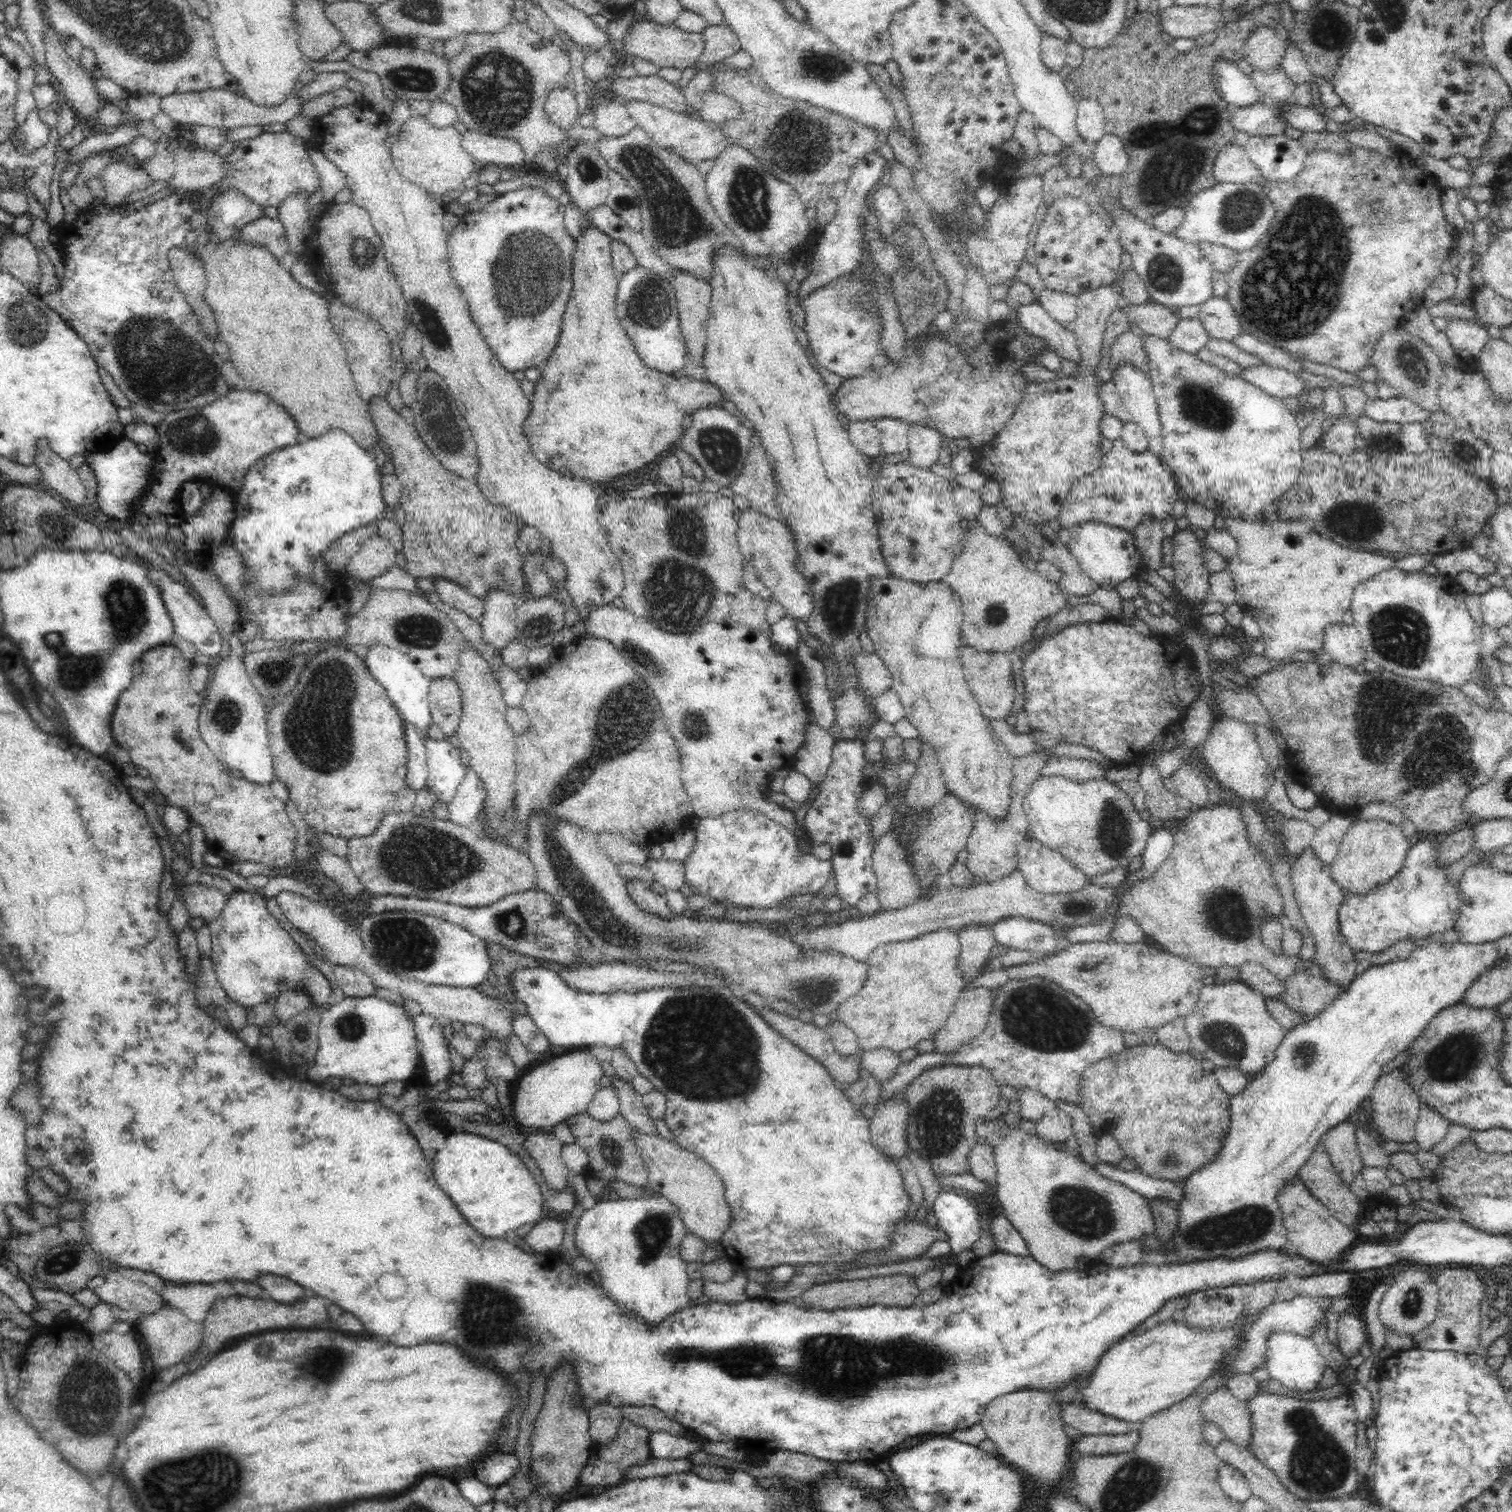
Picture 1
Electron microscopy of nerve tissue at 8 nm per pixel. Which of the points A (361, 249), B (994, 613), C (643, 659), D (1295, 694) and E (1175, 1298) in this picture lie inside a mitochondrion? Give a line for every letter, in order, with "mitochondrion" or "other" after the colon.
A: mitochondrion
B: mitochondrion
C: mitochondrion
D: other
E: other

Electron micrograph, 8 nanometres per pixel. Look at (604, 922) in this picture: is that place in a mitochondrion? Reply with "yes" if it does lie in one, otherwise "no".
yes

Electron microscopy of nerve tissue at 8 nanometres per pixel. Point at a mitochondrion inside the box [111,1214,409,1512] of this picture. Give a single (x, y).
(212, 1475)

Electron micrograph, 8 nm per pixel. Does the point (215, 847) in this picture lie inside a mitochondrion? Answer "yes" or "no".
no

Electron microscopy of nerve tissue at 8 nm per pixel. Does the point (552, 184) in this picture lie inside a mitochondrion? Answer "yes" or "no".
no

